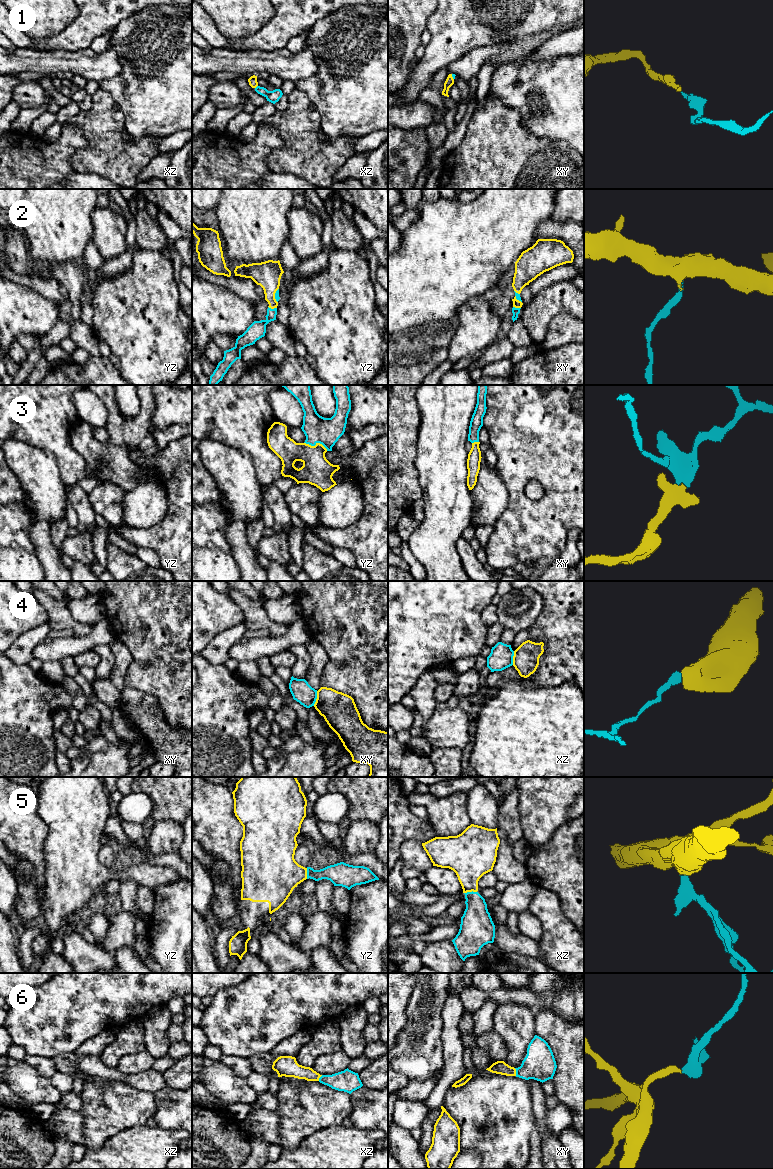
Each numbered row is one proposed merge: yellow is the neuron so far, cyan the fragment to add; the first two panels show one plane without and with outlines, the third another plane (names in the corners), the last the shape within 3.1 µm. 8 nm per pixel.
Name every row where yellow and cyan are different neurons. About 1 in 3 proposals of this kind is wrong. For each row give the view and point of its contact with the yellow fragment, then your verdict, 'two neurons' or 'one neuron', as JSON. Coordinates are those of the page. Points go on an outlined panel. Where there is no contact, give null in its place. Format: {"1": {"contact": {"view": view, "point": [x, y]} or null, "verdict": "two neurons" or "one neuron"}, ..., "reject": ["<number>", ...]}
{"1": {"contact": {"view": "xz", "point": [256, 86]}, "verdict": "one neuron"}, "2": {"contact": {"view": "yz", "point": [272, 308]}, "verdict": "one neuron"}, "3": {"contact": {"view": "yz", "point": [316, 444]}, "verdict": "one neuron"}, "4": {"contact": {"view": "xy", "point": [317, 698]}, "verdict": "two neurons"}, "5": {"contact": {"view": "xz", "point": [470, 891]}, "verdict": "one neuron"}, "6": {"contact": {"view": "xy", "point": [515, 1072]}, "verdict": "one neuron"}, "reject": ["4"]}

